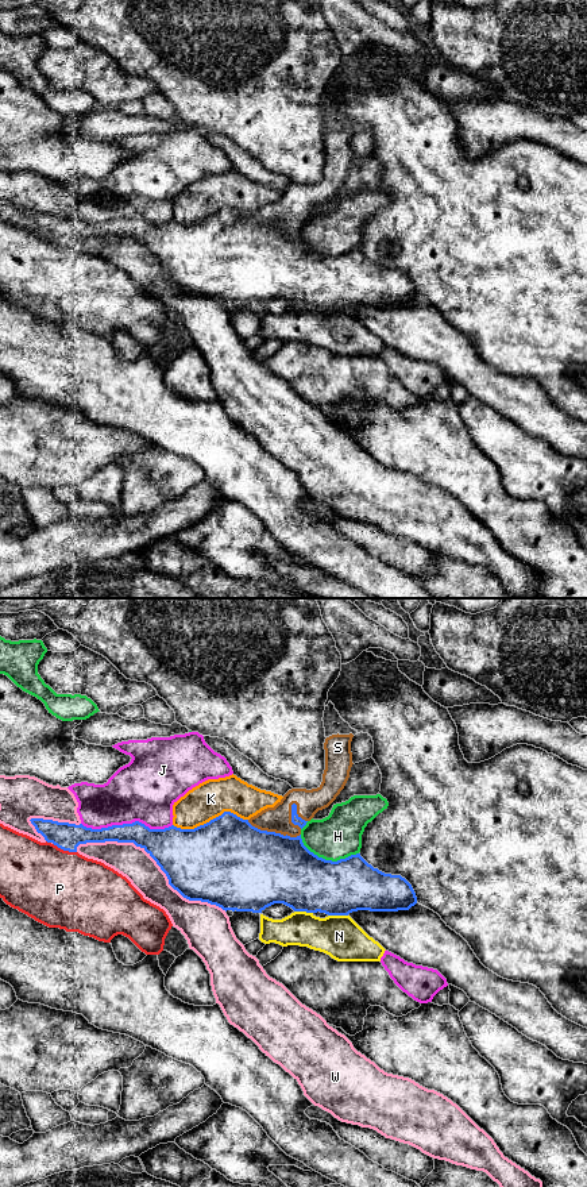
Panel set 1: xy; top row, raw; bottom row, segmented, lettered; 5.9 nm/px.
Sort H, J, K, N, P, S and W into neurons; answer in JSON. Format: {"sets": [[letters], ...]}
{"sets": [["H"], ["J"], ["K"], ["N"], ["P"], ["S"], ["W"]]}

